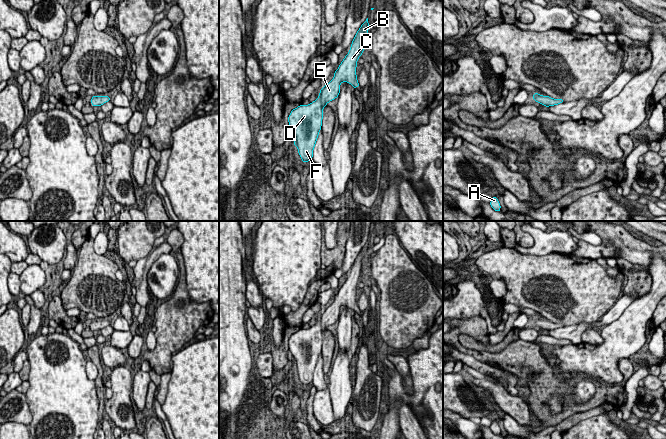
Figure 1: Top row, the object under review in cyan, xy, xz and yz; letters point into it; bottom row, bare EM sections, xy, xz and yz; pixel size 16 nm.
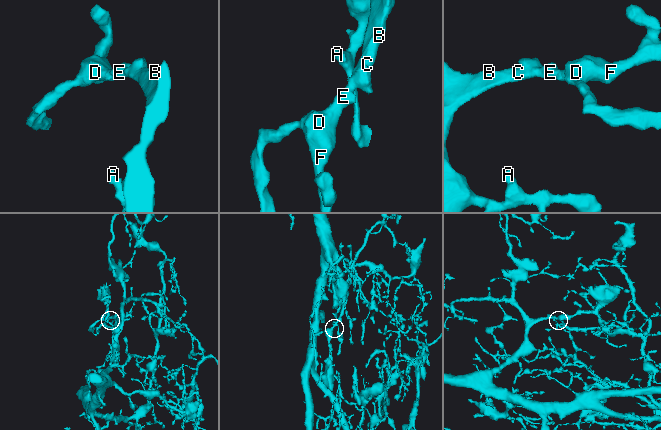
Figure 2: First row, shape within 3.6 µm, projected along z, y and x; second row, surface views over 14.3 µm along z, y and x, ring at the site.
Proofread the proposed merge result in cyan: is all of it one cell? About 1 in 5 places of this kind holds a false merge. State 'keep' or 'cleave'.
keep

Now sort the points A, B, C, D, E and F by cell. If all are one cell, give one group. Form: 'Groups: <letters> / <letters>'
Groups: A B C D E F

